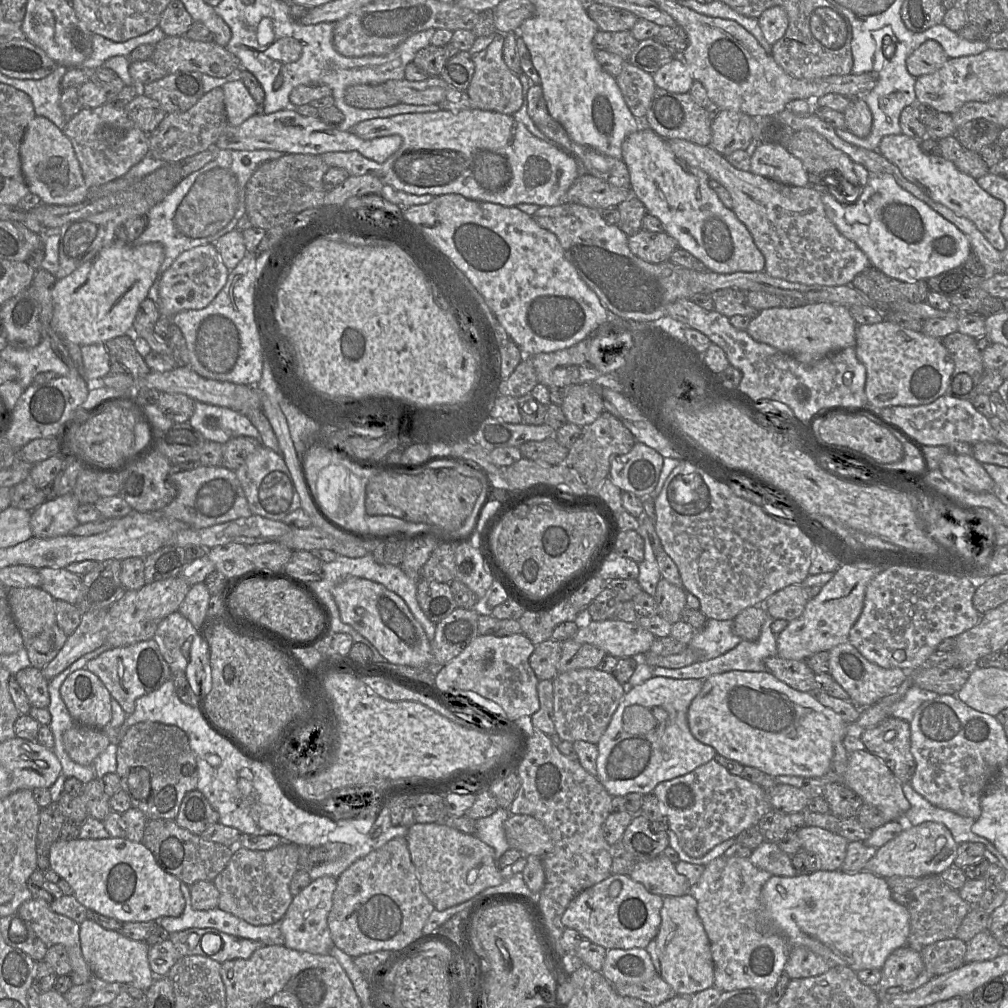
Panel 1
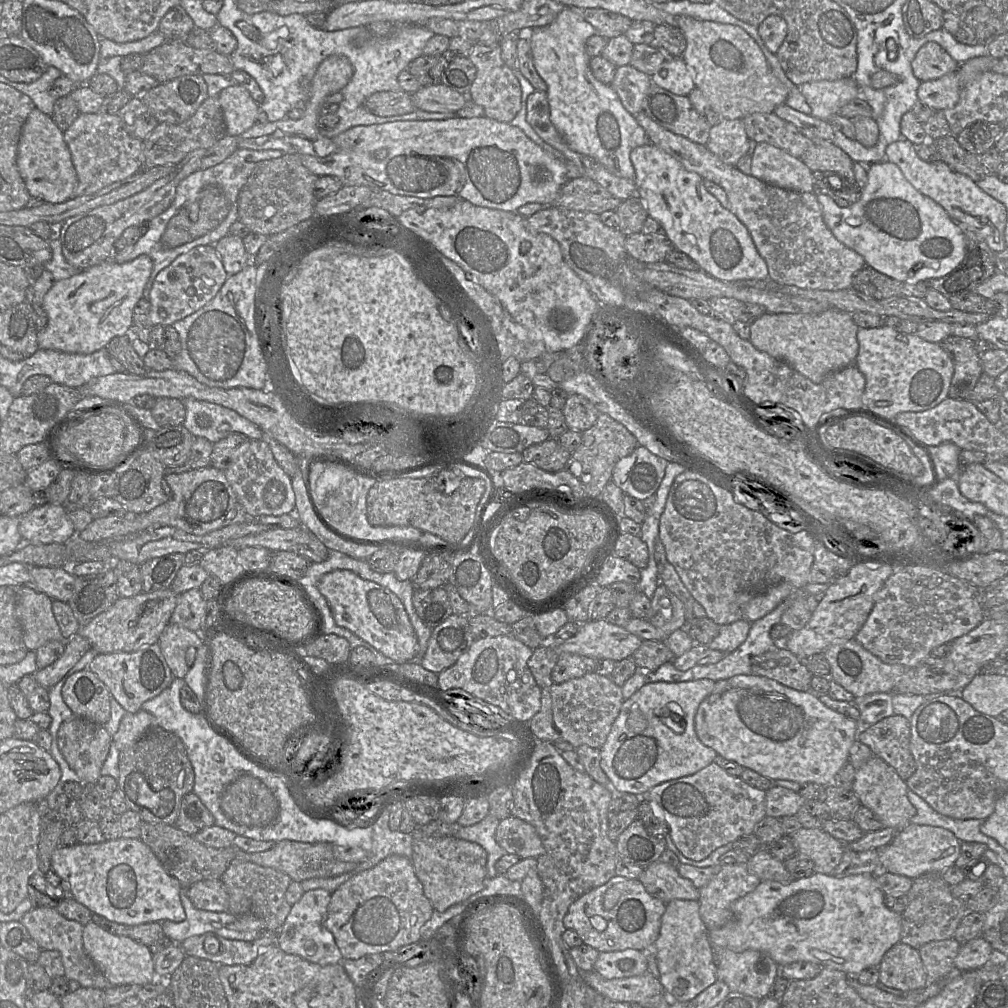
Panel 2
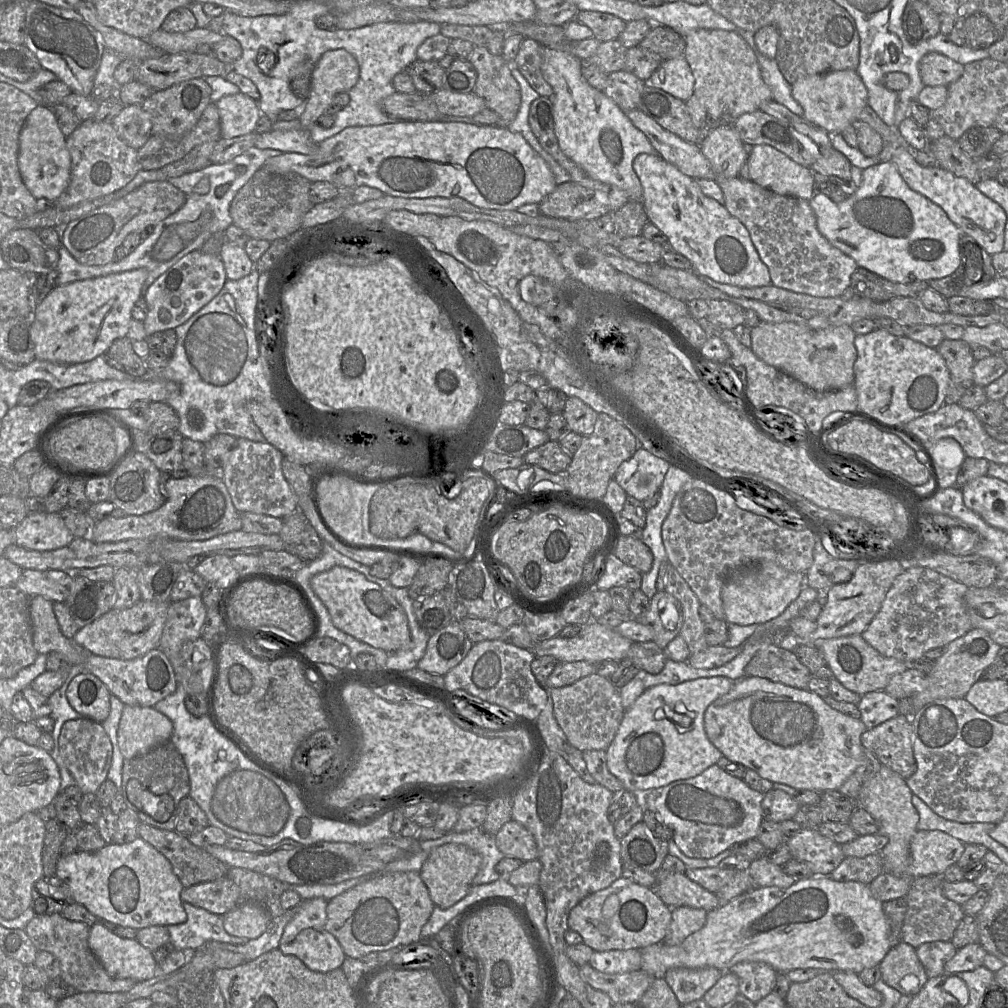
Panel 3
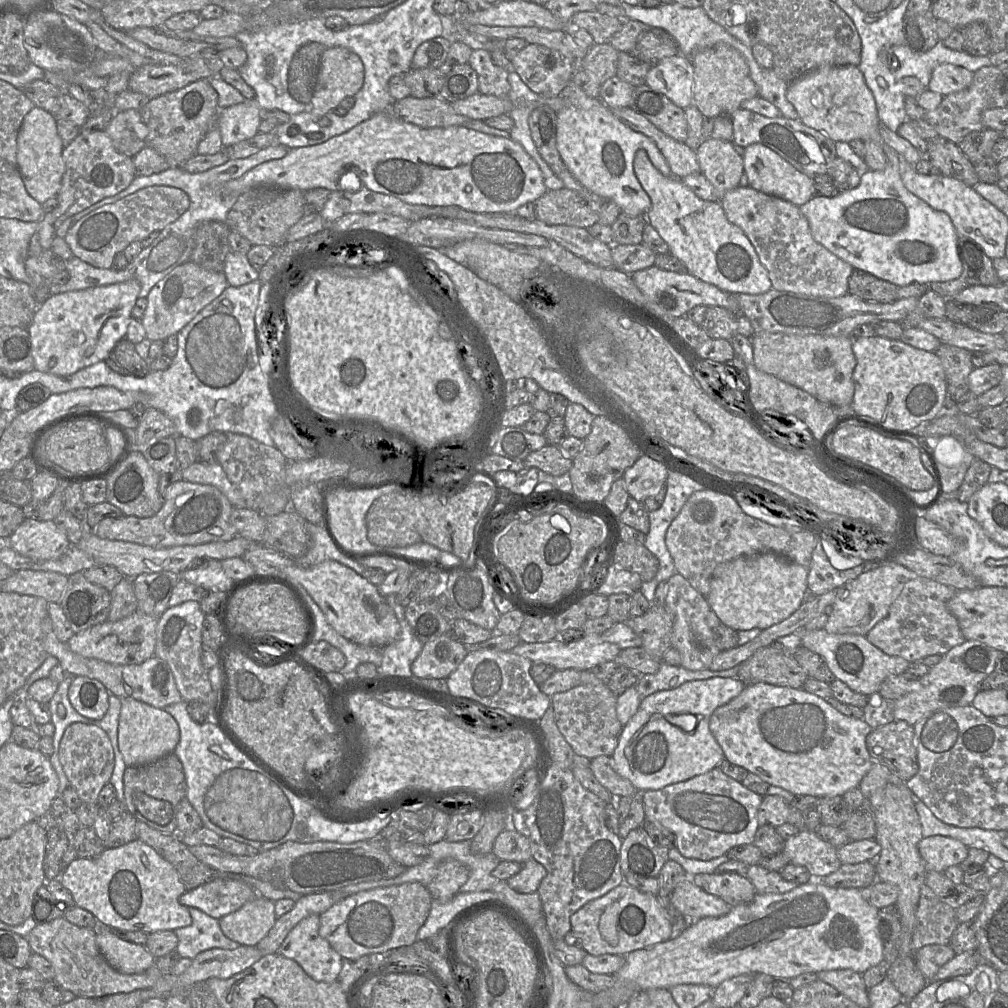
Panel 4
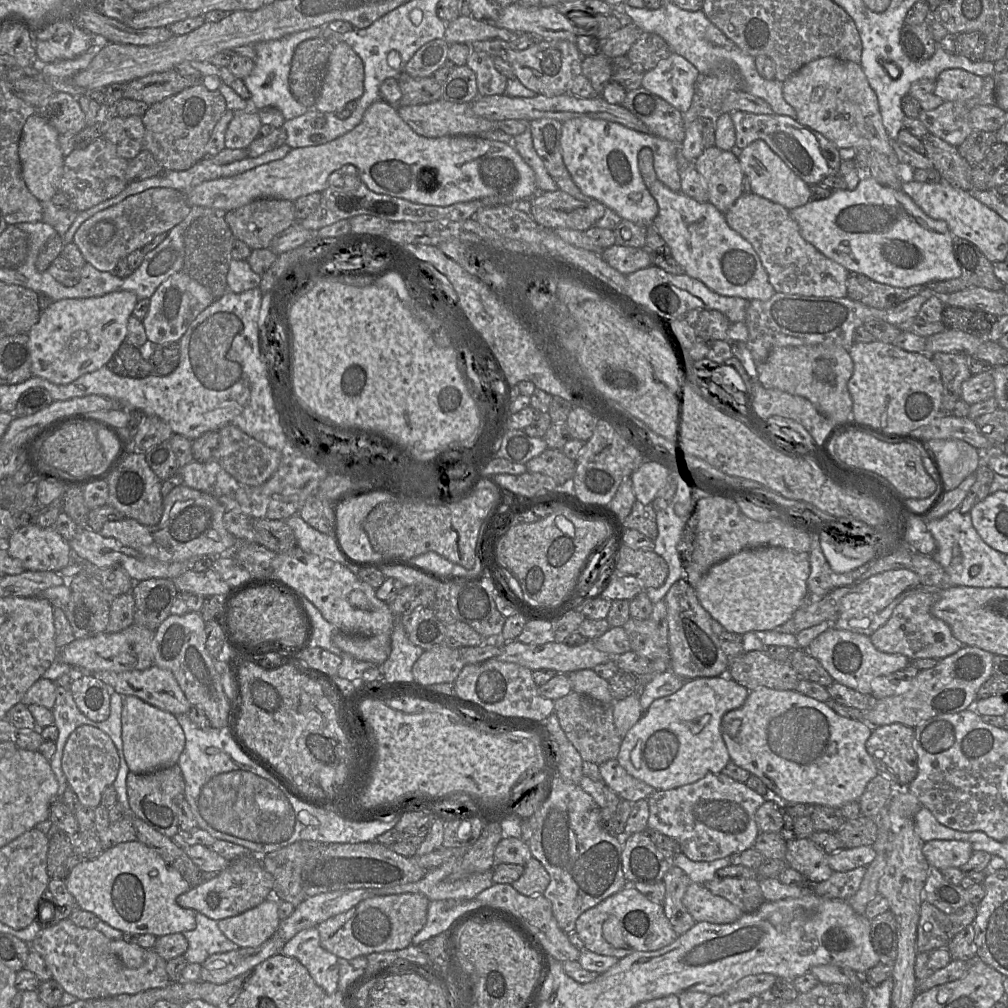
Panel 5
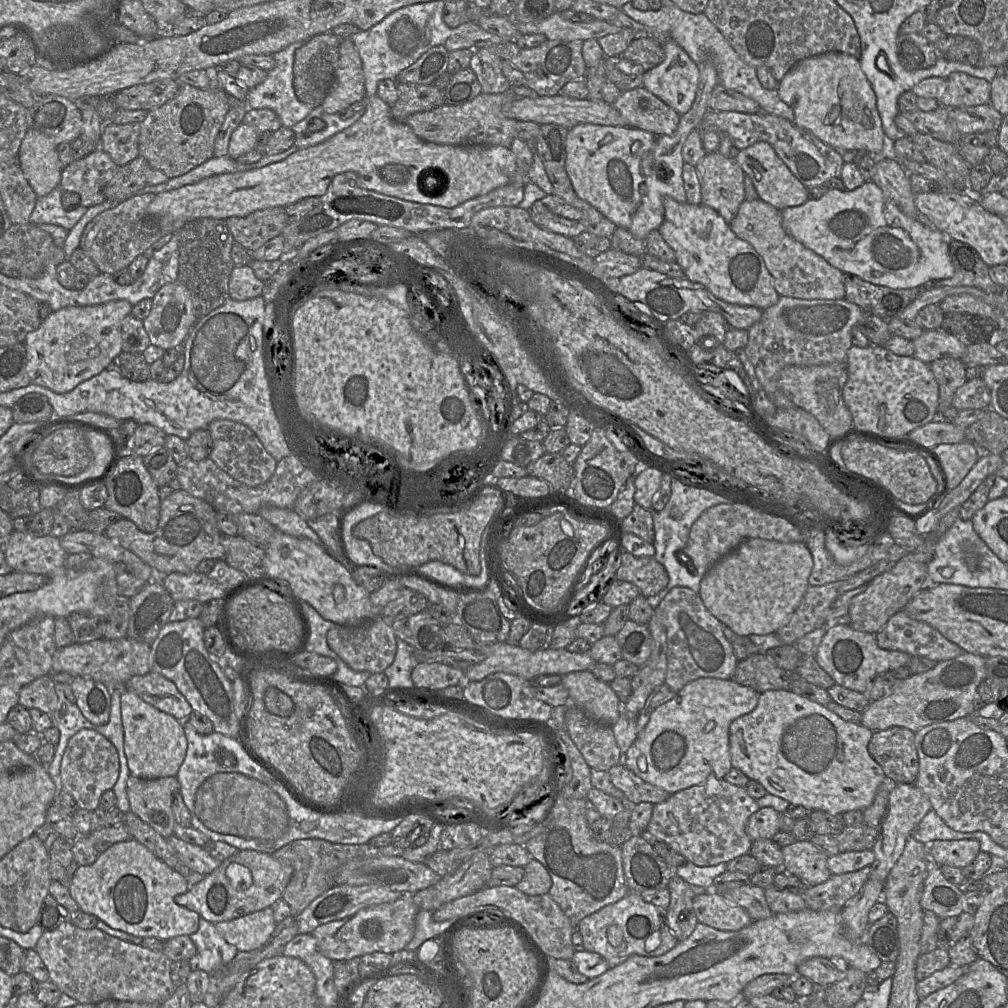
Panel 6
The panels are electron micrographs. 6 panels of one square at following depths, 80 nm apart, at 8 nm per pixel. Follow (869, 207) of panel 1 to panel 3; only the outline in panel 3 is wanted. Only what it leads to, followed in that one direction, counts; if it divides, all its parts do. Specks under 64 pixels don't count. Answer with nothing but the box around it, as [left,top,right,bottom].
[809,160,961,284]

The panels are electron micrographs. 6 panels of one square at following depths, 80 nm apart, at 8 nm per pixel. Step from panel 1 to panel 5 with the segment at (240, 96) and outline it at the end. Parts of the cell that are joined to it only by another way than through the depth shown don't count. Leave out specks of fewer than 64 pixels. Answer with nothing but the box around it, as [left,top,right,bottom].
[225,111,262,149]

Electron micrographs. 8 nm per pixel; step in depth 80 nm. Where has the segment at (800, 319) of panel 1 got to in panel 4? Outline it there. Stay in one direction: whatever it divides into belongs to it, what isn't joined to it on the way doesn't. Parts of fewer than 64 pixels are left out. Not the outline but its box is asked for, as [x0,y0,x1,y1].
[751,332,856,408]

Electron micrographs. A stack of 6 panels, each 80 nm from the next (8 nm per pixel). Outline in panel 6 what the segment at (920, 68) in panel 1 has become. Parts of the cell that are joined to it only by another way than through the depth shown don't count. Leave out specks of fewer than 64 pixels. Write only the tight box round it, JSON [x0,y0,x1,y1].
[939,72,990,107]

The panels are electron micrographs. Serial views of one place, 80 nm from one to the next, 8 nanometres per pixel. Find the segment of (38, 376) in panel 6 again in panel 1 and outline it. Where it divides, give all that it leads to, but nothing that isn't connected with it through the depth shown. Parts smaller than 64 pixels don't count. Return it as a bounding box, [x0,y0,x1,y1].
[52,242,164,346]

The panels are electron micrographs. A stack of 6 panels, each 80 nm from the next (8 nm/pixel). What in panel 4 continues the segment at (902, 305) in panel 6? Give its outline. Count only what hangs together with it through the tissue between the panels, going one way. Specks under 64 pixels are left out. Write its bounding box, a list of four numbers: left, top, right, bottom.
[848,269,929,303]

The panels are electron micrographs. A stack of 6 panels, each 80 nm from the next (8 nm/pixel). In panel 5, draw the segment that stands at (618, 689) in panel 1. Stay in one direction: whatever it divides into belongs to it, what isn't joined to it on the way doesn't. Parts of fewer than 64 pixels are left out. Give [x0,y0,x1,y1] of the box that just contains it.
[554,691,622,765]

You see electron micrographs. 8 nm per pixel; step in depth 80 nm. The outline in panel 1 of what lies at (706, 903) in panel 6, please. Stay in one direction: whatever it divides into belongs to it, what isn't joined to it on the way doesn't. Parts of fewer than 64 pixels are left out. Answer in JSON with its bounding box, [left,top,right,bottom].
[629,854,690,898]

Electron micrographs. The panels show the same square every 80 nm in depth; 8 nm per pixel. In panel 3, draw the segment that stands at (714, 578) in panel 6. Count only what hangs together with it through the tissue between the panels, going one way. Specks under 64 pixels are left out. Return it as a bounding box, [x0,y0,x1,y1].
[721,562,805,625]

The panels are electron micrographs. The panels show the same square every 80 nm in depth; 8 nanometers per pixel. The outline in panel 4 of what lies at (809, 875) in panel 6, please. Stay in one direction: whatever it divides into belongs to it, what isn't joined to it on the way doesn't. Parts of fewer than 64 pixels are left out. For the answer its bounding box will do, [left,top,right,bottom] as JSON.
[782,829,842,879]

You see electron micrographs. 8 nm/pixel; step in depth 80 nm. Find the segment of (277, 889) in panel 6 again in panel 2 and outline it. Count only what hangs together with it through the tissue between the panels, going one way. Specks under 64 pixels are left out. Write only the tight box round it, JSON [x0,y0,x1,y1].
[186,880,229,911]

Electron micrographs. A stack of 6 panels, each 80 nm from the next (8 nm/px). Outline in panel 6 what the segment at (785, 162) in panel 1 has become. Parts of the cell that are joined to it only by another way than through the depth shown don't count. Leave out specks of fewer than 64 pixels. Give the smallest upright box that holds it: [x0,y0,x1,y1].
[735,142,809,210]

